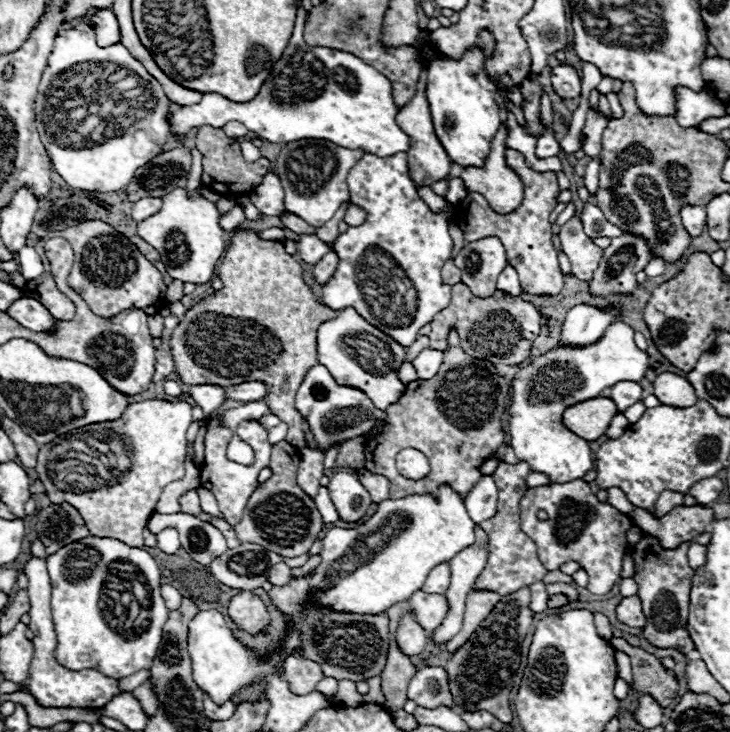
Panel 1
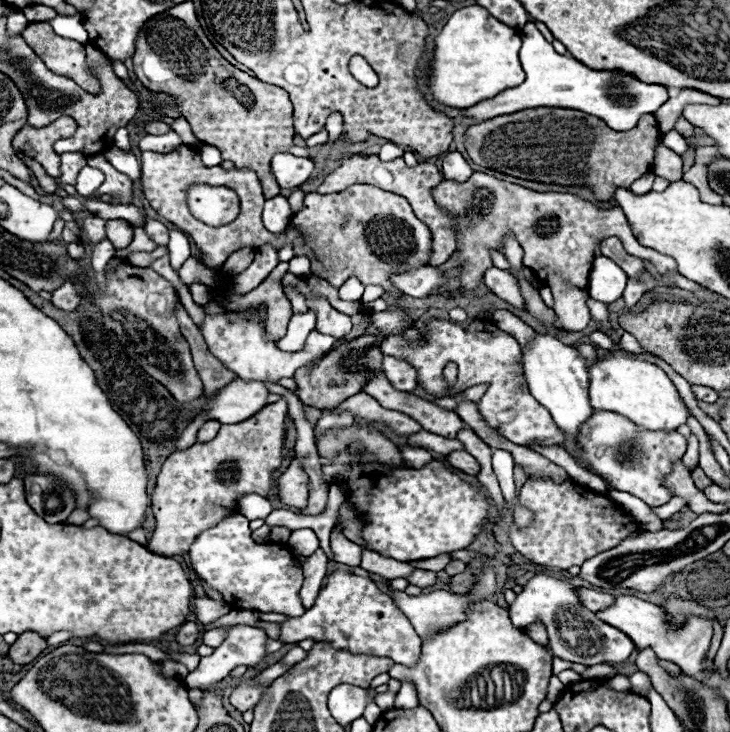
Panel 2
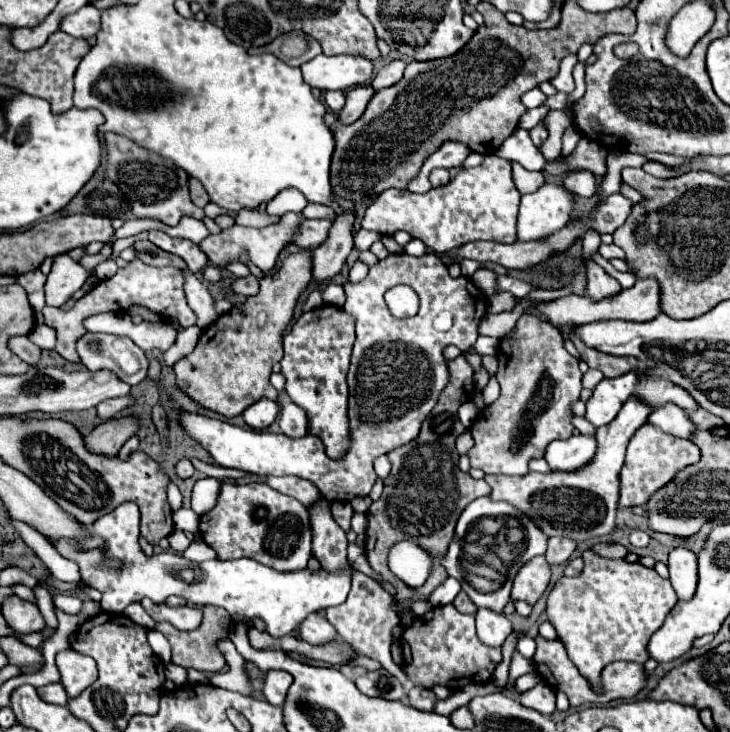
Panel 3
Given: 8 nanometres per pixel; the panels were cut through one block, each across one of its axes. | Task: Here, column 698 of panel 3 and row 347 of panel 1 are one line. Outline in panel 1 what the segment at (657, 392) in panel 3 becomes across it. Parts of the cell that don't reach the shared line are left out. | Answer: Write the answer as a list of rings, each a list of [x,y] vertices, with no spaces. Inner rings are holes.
[[[398,152],[396,156],[370,156],[364,154],[362,160],[348,172],[350,202],[366,208],[368,218],[360,226],[350,226],[332,242],[332,250],[338,256],[338,266],[334,276],[322,286],[322,304],[332,310],[354,308],[364,320],[374,324],[378,330],[390,334],[404,348],[408,348],[418,330],[430,324],[432,318],[450,304],[450,286],[442,282],[440,270],[446,260],[450,260],[452,238],[448,234],[448,216],[436,214],[418,196],[418,190],[408,172],[408,154]]]

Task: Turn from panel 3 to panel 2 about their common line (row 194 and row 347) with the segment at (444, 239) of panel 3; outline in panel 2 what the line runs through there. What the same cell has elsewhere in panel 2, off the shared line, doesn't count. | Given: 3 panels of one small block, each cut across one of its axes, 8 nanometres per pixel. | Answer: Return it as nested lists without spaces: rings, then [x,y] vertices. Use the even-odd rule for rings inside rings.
[[[362,310],[364,320],[376,330],[380,336],[378,348],[384,356],[394,356],[398,360],[408,362],[416,370],[418,386],[424,388],[428,394],[436,398],[450,396],[448,384],[442,378],[442,370],[448,362],[458,364],[458,380],[452,386],[452,392],[462,392],[466,388],[486,384],[486,394],[476,402],[482,418],[486,424],[490,424],[500,436],[506,440],[518,444],[518,446],[530,446],[530,444],[542,444],[542,446],[560,446],[566,448],[562,430],[554,424],[550,412],[542,408],[534,400],[534,396],[528,392],[524,370],[522,370],[522,354],[520,344],[516,338],[508,336],[506,332],[498,330],[490,320],[474,320],[468,326],[452,324],[450,320],[432,318],[424,322],[424,328],[420,330],[420,338],[416,340],[404,340],[404,332],[410,328],[418,328],[416,320],[406,310],[384,310],[384,312],[372,312]]]

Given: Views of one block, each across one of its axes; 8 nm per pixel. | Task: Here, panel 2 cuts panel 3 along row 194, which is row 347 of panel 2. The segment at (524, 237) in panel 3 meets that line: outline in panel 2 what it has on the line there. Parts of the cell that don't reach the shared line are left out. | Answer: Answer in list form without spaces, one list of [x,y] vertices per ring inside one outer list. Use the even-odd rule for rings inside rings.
[[[536,332],[534,338],[522,350],[524,376],[530,388],[530,394],[550,410],[554,422],[566,434],[566,444],[572,448],[578,428],[590,418],[592,408],[588,400],[588,368],[582,354],[568,344],[562,344],[556,336]]]

